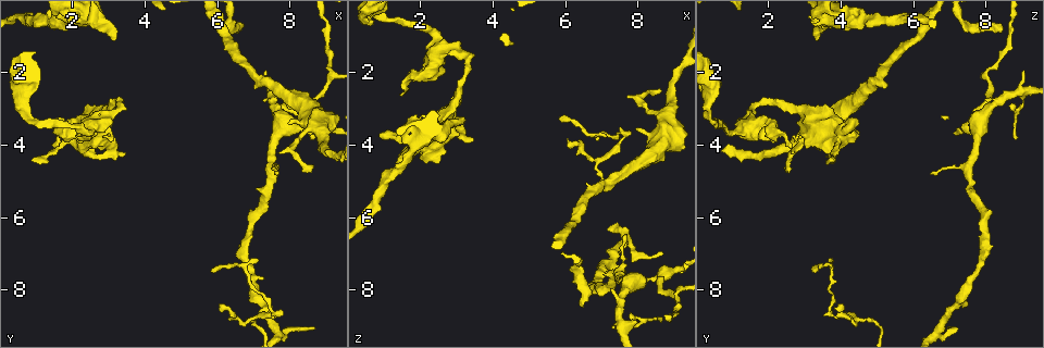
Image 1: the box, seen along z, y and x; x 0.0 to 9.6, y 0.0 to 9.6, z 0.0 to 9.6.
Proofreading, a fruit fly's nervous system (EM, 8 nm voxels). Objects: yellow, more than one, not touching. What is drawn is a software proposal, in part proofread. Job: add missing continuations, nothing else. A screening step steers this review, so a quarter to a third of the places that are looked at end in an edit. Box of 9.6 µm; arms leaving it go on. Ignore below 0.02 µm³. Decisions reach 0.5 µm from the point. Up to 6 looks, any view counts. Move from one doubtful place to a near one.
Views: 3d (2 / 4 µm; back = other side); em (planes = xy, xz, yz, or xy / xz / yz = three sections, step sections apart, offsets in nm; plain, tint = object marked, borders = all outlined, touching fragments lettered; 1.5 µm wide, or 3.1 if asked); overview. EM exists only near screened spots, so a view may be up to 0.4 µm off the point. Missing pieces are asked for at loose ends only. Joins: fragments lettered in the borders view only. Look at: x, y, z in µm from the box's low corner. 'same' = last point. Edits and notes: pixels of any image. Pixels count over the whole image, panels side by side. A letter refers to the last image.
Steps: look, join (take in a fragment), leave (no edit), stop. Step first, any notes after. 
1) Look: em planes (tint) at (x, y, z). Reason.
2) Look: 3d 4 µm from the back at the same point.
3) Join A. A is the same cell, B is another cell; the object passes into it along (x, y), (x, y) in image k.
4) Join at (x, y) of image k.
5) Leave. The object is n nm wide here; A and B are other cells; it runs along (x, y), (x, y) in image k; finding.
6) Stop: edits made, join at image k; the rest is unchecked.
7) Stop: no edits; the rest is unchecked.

Look: em planes (tint) at (3.10, 1.05, 3.40). Free end.

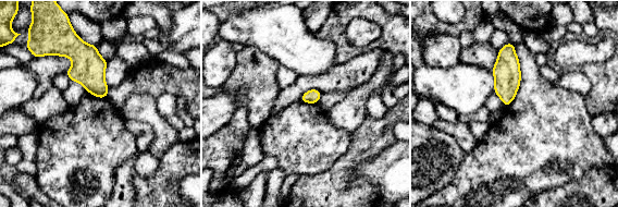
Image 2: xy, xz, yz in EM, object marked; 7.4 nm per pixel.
Look: em planes (borders) at the same point. See the neighbours.

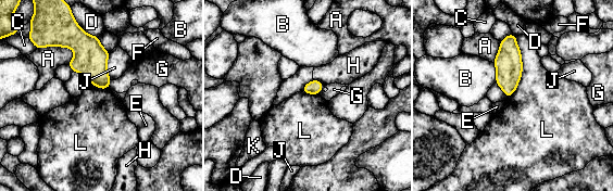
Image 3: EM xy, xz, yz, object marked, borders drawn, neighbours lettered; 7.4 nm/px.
Leave. A, B, C, D, E, F, G, H, J, K and L are other cells; a border runs along (516, 36), (522, 77), (507, 99) in image 3; none of them fits.

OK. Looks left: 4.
Look: 3d 2 µm at (2.50, 3.65, 4.45). Thick end.

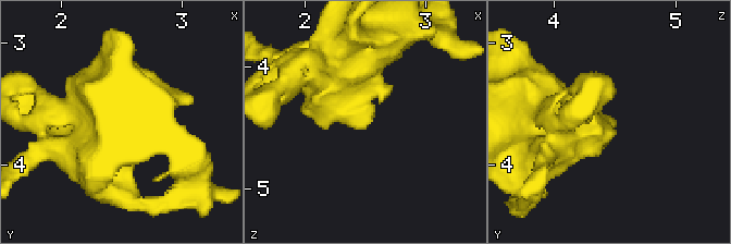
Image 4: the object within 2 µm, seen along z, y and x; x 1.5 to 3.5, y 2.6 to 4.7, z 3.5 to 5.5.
Look: em yz step 4 (tint) at (2.54, 3.62, 4.48). Shape alone is not enough.

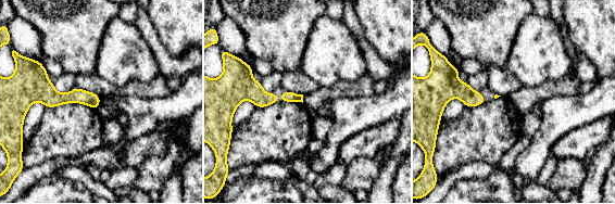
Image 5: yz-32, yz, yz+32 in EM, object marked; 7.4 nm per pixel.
Look: em planes (borders) at the same point. Another direction.

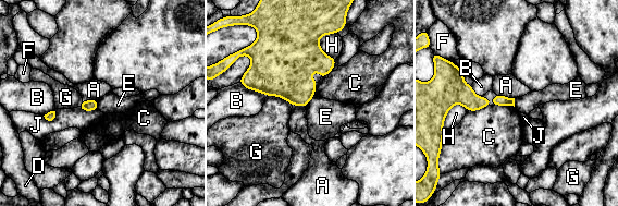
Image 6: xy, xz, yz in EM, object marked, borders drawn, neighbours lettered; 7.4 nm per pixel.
Leave. A, B, C, D, E, F, G, H and J are other cells; a border runs along (314, 96), (305, 106) in image 6; no lettered fragment goes on from it.

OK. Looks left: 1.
Stop: no edits; the rest is unchecked.

